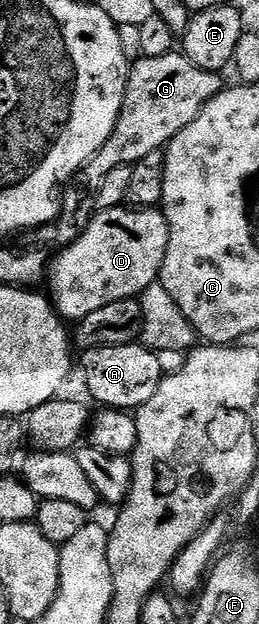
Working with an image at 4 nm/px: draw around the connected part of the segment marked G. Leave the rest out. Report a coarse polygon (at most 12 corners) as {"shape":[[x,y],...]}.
{"shape":[[182,52],[130,66],[96,174],[160,152],[216,97]]}

